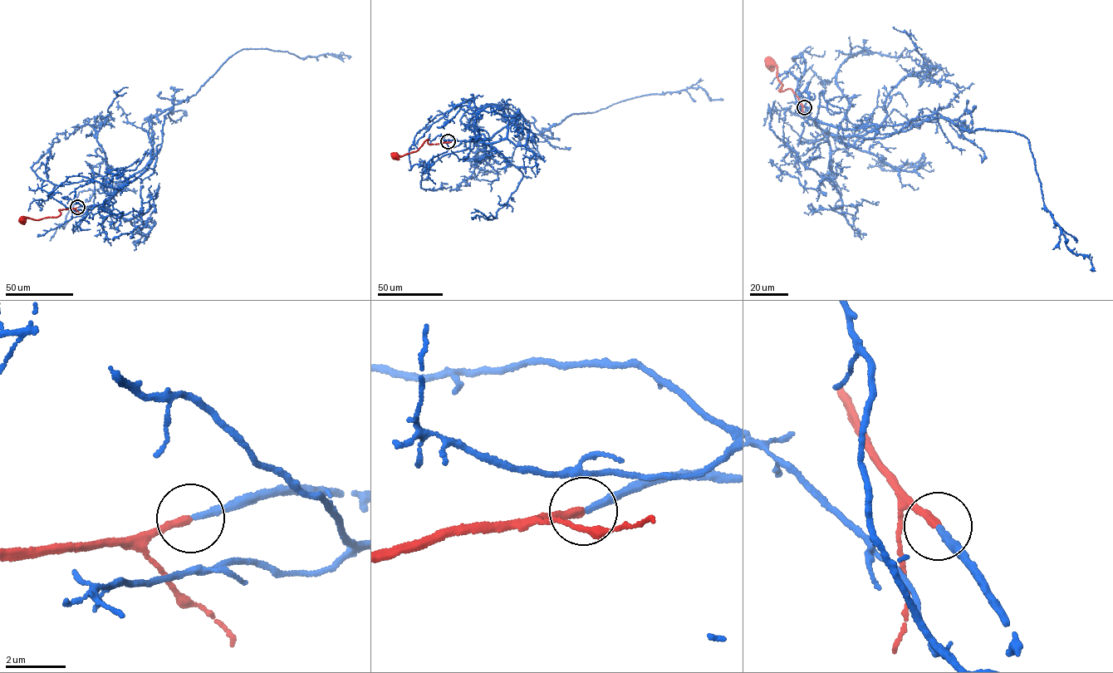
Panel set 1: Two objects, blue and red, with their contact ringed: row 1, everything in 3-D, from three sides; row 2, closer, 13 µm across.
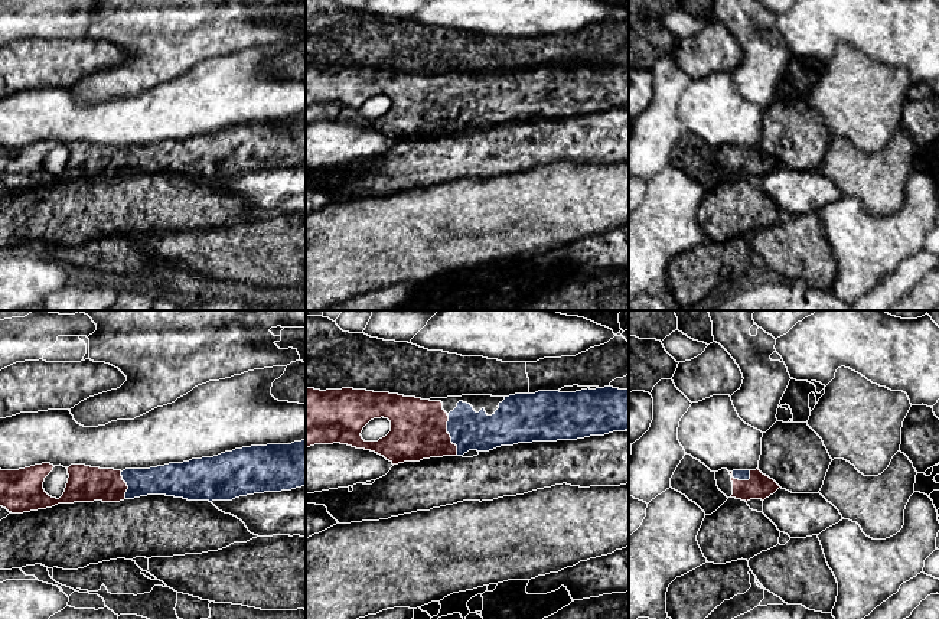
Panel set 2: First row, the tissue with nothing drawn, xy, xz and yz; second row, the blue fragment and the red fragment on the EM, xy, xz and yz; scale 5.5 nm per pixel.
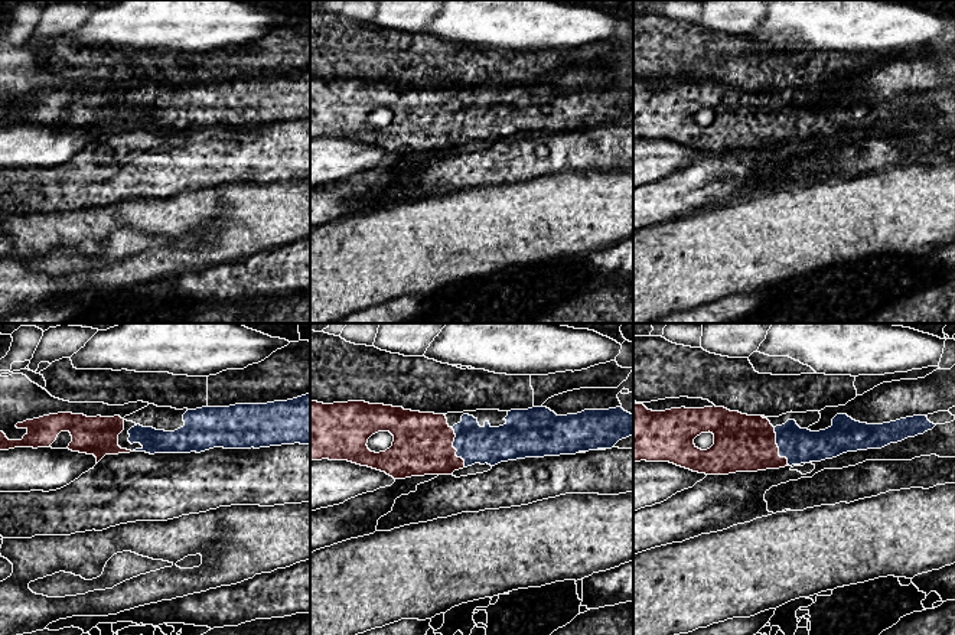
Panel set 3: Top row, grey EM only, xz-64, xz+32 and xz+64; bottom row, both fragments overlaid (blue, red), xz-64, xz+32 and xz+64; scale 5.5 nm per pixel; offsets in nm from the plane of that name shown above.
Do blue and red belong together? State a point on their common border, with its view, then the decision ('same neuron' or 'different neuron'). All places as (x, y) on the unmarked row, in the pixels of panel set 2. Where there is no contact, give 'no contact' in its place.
xz (449, 110) | same neuron

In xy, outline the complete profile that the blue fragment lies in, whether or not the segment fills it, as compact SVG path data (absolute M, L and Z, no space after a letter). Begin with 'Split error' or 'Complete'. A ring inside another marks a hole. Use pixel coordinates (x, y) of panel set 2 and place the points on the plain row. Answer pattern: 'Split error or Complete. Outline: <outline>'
Split error. Outline: M306 117L291 121L251 123L225 128L213 134L192 136L150 146L100 146L71 141L63 172L56 176L43 166L53 141L42 140L19 147L0 146L0 183L12 190L23 190L74 179L120 179L147 172L166 172L188 177L232 177L239 173L281 169L306 163Z

